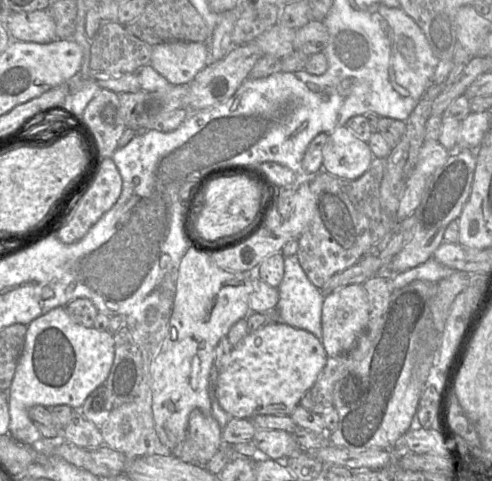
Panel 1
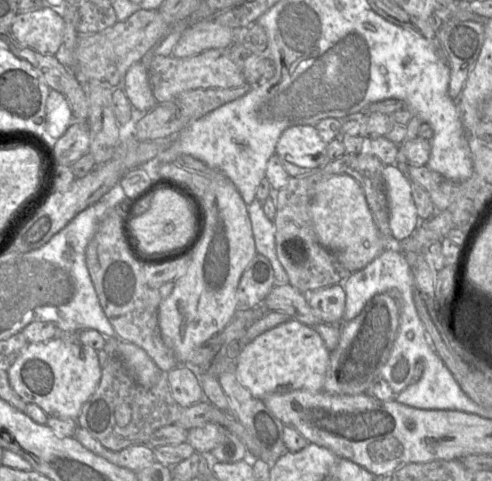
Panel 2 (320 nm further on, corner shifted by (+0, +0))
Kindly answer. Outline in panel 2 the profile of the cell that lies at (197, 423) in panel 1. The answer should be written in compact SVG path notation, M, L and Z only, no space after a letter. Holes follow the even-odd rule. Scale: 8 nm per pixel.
M178 365L167 376L172 396L181 408L188 408L204 400L199 377L191 366Z

